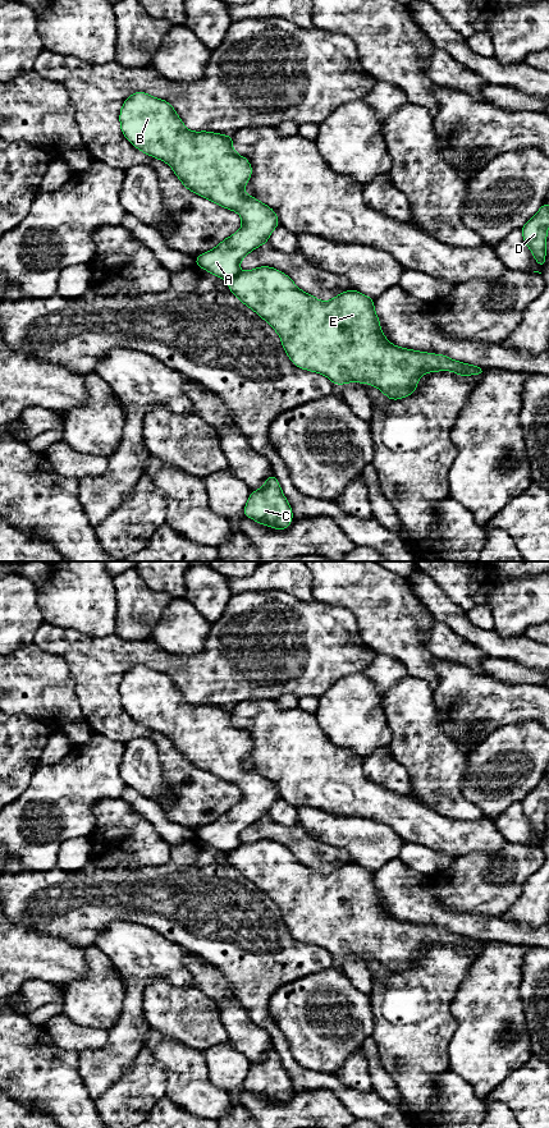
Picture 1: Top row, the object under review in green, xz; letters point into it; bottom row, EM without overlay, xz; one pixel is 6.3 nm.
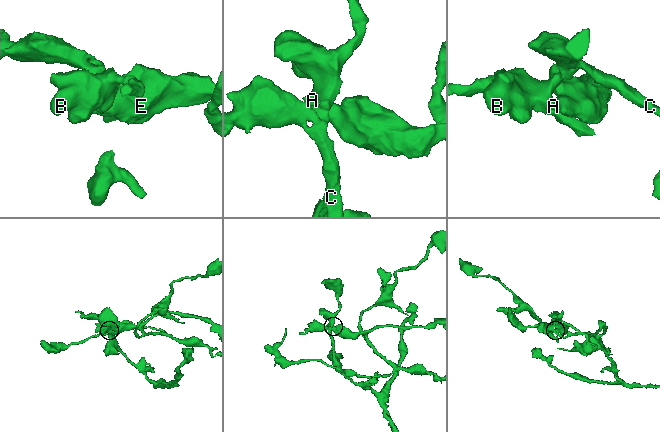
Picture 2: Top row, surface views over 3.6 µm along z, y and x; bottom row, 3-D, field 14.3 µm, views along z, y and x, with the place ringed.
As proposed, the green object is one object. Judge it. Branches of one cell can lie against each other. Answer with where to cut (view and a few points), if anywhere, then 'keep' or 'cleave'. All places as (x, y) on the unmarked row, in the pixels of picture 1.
xz (239, 846), (228, 853) | cleave

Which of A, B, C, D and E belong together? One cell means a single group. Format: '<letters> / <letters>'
A B C / D E

